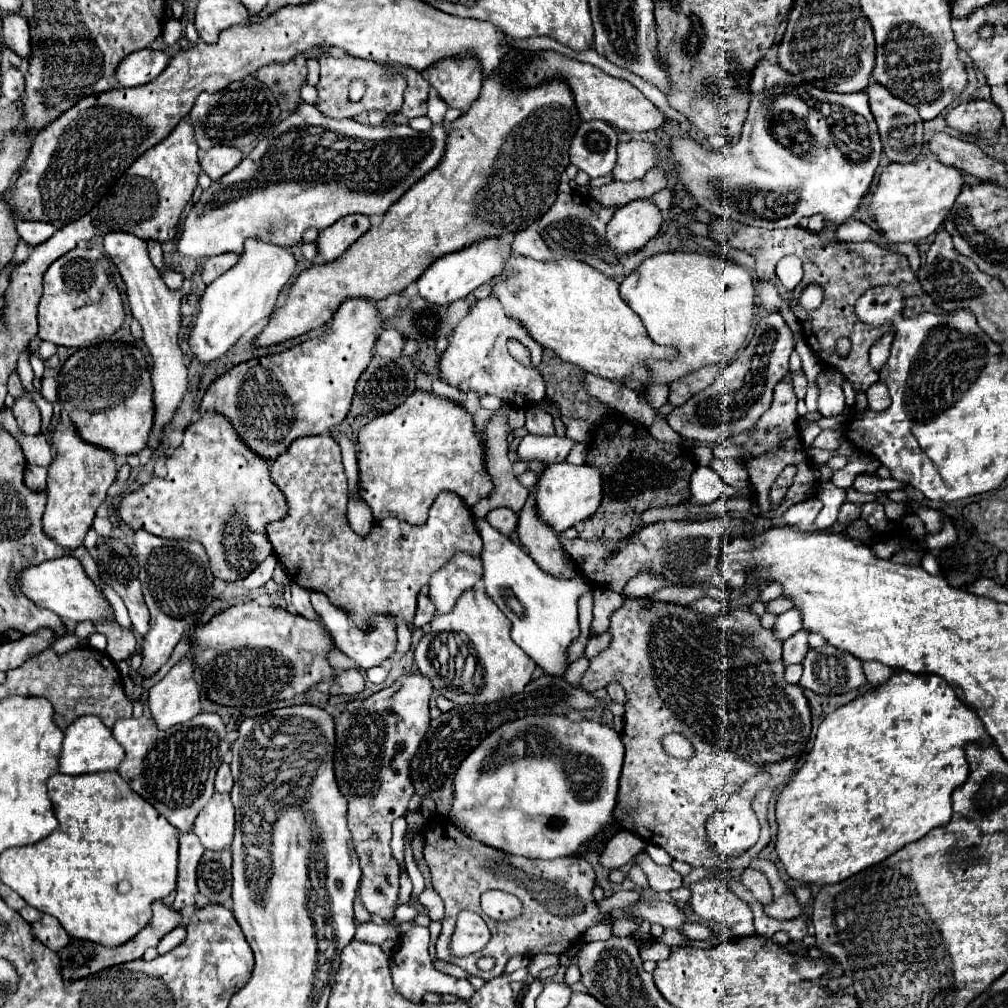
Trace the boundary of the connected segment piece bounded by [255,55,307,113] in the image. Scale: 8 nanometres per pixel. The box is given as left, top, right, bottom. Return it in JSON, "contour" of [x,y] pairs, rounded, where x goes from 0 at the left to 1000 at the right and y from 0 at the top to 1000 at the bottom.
{"contour":[[[295,55],[287,63],[271,63],[259,66],[253,76],[267,86],[273,94],[277,108],[283,112],[291,112],[299,102],[299,86],[305,82],[305,59]]]}

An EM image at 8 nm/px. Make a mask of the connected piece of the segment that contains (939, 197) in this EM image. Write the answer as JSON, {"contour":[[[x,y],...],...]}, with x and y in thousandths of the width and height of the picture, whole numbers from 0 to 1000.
{"contour":[[[910,158],[906,162],[884,162],[874,170],[872,176],[872,184],[866,191],[866,199],[862,205],[862,213],[872,221],[872,227],[876,229],[876,235],[880,241],[910,241],[912,237],[922,235],[924,231],[928,231],[934,221],[939,217],[949,193],[953,191],[957,184],[957,172],[951,170],[949,166],[941,166],[936,164],[930,158]]]}

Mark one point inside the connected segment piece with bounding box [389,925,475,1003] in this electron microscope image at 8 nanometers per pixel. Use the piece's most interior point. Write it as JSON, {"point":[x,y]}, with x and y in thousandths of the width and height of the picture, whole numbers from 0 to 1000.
{"point":[411,967]}

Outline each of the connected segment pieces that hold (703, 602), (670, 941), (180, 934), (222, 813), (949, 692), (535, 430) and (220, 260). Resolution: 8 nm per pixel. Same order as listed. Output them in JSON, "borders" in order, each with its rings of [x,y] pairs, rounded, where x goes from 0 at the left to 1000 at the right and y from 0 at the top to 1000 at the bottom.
{"borders":[[[[697,592],[693,596],[689,596],[686,600],[686,604],[693,606],[693,608],[701,608],[701,610],[713,610],[717,604],[717,596],[715,594],[707,594],[707,592]]],[[[662,922],[662,924],[656,928],[656,932],[654,932],[654,934],[658,934],[658,936],[660,936],[660,938],[664,938],[664,939],[682,936],[682,932],[680,932],[674,924],[670,924],[670,922]]],[[[174,920],[172,924],[168,924],[168,926],[158,934],[158,938],[156,938],[158,947],[162,947],[162,945],[166,945],[166,943],[174,941],[176,938],[180,938],[180,936],[184,934],[184,930],[186,930],[184,920]]],[[[213,787],[205,801],[195,809],[191,824],[199,832],[203,842],[221,844],[227,842],[231,832],[233,801],[227,787]]],[[[886,666],[886,670],[870,680],[864,682],[860,688],[852,689],[850,693],[842,695],[840,699],[830,701],[826,707],[822,707],[811,725],[809,737],[805,747],[801,749],[799,759],[785,771],[785,775],[777,781],[773,793],[771,793],[771,816],[773,816],[773,826],[771,826],[771,848],[775,852],[775,856],[779,858],[779,864],[783,866],[783,870],[795,874],[795,876],[811,876],[811,878],[822,878],[822,876],[832,876],[876,852],[880,852],[882,848],[886,848],[888,844],[896,842],[900,836],[906,836],[910,832],[914,832],[916,828],[920,828],[924,822],[928,820],[936,820],[941,816],[943,813],[943,787],[955,779],[961,771],[961,757],[959,757],[959,749],[957,749],[957,741],[969,737],[971,741],[983,741],[987,739],[987,735],[979,729],[979,725],[975,721],[969,719],[969,709],[967,705],[963,705],[961,701],[957,701],[945,682],[932,670],[922,670],[922,668],[902,668],[902,666]]],[[[531,402],[523,406],[523,420],[521,426],[529,432],[551,432],[551,424],[549,424],[549,414],[545,414],[545,410],[533,406]]],[[[219,251],[215,255],[207,255],[201,263],[201,279],[207,283],[211,281],[217,273],[221,273],[223,269],[229,267],[229,263],[235,261],[235,253],[233,251]]]]}

